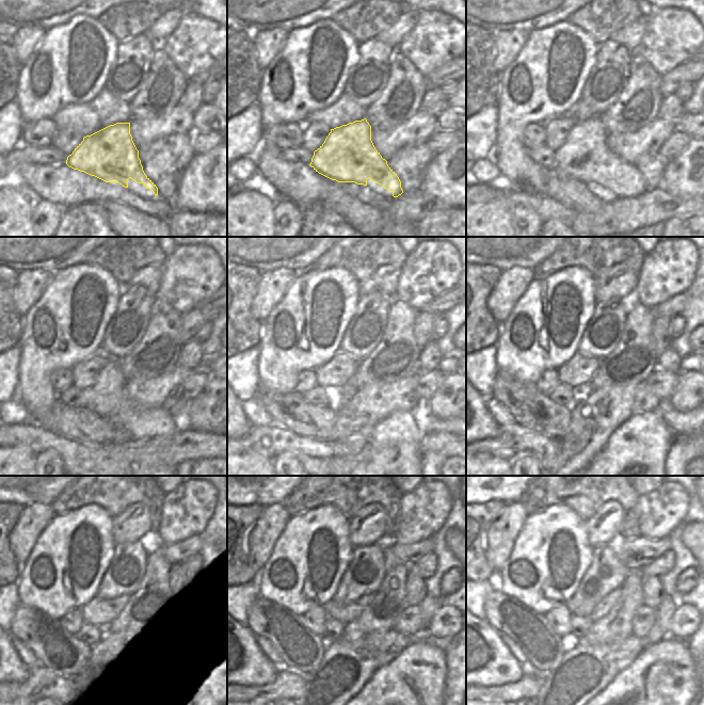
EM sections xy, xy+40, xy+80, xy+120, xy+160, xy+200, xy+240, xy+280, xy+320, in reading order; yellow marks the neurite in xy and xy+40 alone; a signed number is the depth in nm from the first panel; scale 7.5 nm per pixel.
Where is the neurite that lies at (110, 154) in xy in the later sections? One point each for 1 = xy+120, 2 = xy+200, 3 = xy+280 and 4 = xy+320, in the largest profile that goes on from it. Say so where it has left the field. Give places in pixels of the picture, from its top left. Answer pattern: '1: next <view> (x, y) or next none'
1: next xy+120 (107, 397)
2: next xy+200 (637, 453)
3: next xy+280 (408, 692)
4: next xy+320 (655, 691)

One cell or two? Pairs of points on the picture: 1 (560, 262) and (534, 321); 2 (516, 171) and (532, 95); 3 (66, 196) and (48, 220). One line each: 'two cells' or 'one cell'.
1: two cells
2: one cell
3: two cells

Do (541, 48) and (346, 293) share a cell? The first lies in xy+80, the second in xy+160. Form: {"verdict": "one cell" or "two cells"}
{"verdict": "one cell"}

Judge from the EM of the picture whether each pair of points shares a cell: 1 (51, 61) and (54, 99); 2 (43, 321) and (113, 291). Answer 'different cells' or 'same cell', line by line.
1: same cell
2: same cell

